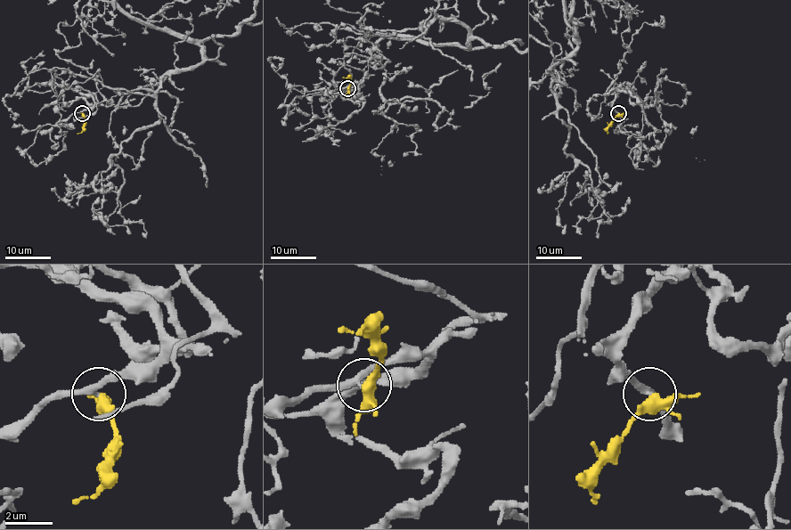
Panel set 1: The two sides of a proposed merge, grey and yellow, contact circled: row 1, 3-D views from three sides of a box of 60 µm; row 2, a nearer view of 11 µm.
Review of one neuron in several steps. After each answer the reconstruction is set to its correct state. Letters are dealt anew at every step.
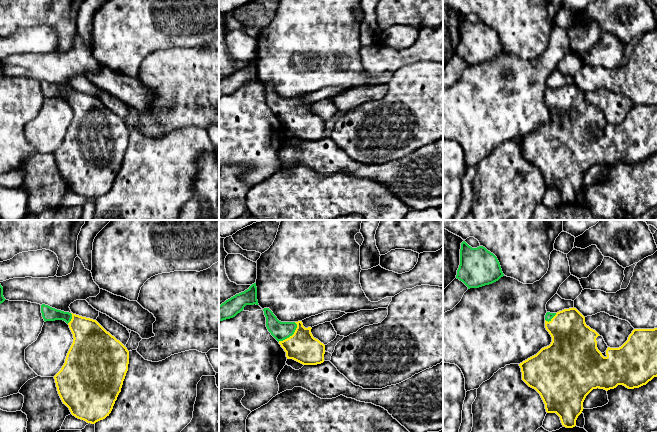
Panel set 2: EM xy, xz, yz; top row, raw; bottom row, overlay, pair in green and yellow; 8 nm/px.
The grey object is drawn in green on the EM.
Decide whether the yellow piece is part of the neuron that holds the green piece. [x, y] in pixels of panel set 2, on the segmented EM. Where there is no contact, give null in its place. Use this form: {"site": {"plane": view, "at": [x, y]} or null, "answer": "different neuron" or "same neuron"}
{"site": {"plane": "xz", "at": [291, 335]}, "answer": "same neuron"}

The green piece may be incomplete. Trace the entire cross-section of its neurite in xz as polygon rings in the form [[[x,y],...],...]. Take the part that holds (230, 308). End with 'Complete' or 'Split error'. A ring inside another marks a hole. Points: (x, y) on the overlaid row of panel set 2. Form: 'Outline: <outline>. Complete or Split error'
Outline: [[[256,283],[252,284],[247,290],[236,294],[224,303],[219,305],[219,321],[235,317],[243,311],[246,305],[259,305],[257,300]]]. Complete

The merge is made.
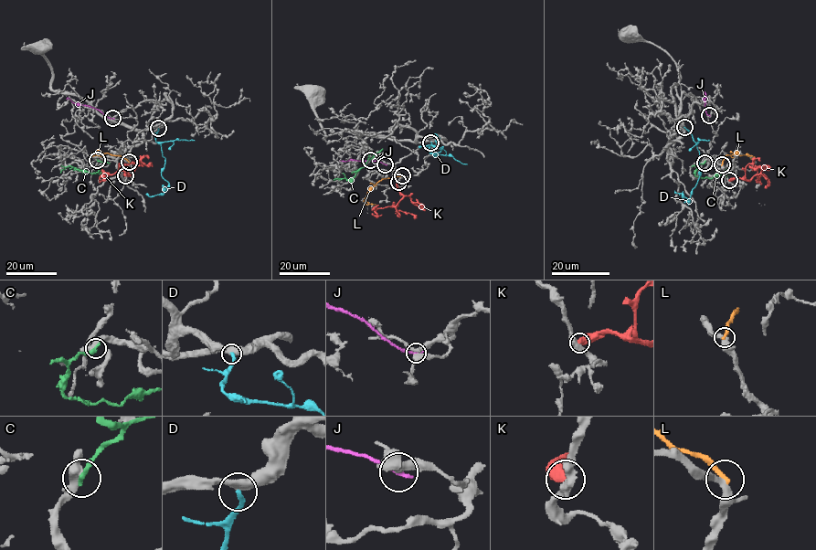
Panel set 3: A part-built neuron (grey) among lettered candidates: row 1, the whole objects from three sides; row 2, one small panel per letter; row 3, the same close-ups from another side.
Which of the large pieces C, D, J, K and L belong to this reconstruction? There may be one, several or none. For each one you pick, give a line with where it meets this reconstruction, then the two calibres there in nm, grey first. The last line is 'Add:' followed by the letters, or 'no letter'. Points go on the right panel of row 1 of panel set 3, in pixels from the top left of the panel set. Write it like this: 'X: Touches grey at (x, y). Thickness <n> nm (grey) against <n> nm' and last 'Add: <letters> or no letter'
Add: no letter

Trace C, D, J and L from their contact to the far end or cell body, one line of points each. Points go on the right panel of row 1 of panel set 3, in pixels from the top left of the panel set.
C: (704, 162), (697, 166), (696, 176), (717, 175), (726, 173), (725, 169), (726, 177)
D: (684, 127), (700, 155), (699, 176), (690, 200)
J: (709, 115), (704, 93)
L: (722, 165), (725, 156), (754, 156)

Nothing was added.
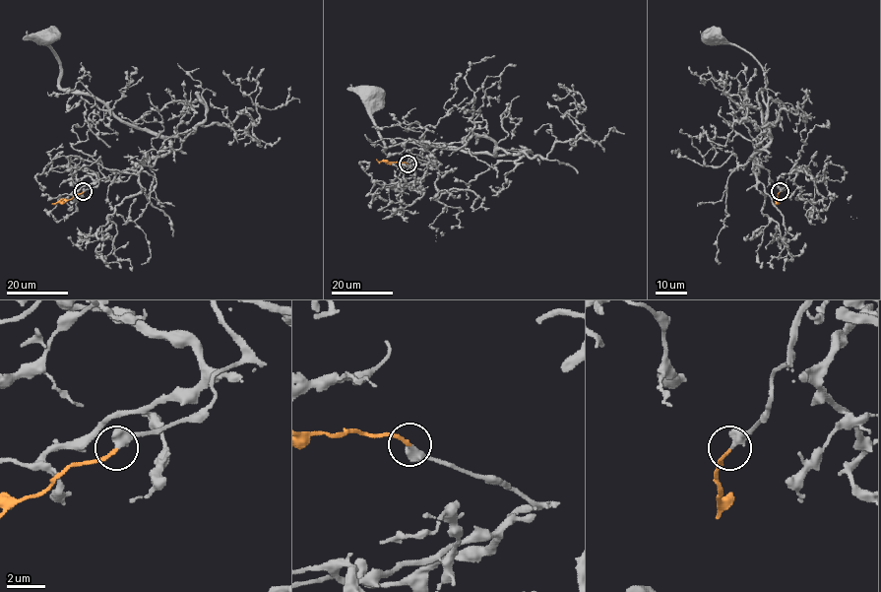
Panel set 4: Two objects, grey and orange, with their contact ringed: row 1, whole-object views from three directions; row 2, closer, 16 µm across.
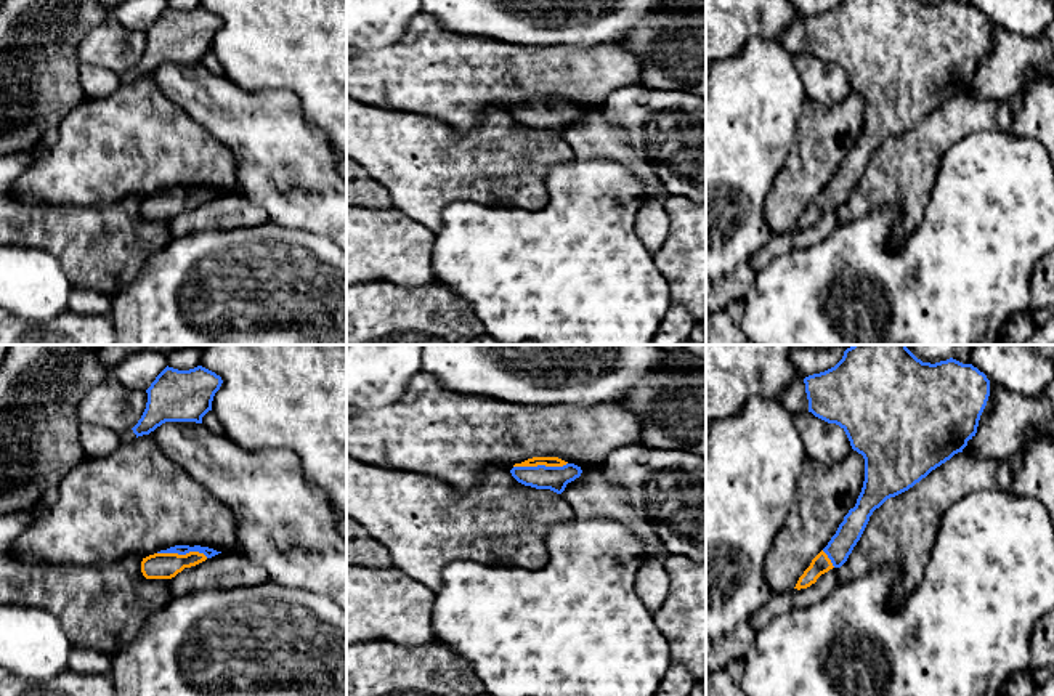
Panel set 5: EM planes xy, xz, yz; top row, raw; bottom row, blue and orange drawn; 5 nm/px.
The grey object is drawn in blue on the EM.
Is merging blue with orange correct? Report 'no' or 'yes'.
yes

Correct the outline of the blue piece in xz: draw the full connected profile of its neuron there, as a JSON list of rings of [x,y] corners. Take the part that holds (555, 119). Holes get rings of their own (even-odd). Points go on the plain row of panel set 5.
[[[533,98],[521,104],[515,104],[510,114],[525,127],[550,130],[561,135],[568,123],[581,117],[582,111],[558,98]]]

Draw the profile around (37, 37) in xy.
[[[3,0],[0,6],[0,156],[35,148],[47,130],[58,127],[87,98],[79,83],[80,61],[77,58],[77,48],[95,27],[107,22],[111,18],[111,10],[99,0]]]

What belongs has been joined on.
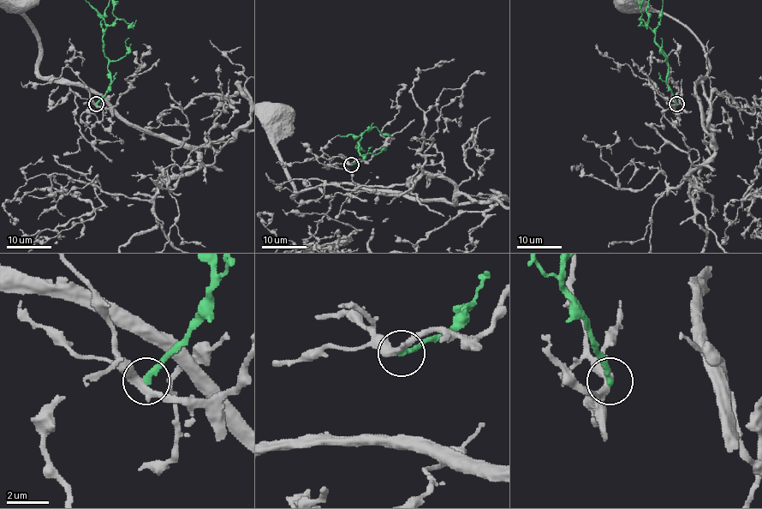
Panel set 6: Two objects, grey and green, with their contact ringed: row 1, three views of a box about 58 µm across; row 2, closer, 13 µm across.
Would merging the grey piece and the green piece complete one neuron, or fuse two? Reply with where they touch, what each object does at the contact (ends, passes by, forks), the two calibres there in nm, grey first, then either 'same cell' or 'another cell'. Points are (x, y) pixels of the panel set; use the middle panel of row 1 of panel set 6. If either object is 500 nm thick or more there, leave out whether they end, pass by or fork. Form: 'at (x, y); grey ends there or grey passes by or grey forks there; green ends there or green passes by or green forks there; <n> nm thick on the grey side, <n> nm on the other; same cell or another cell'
at (351, 164); grey passes by; green ends there; 400 nm thick on the grey side, 280 nm on the other; another cell

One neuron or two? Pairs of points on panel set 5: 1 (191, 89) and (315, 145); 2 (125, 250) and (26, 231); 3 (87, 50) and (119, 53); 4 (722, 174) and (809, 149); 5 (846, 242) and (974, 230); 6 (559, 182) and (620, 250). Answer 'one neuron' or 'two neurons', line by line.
1: one neuron
2: one neuron
3: one neuron
4: two neurons
5: one neuron
6: one neuron

